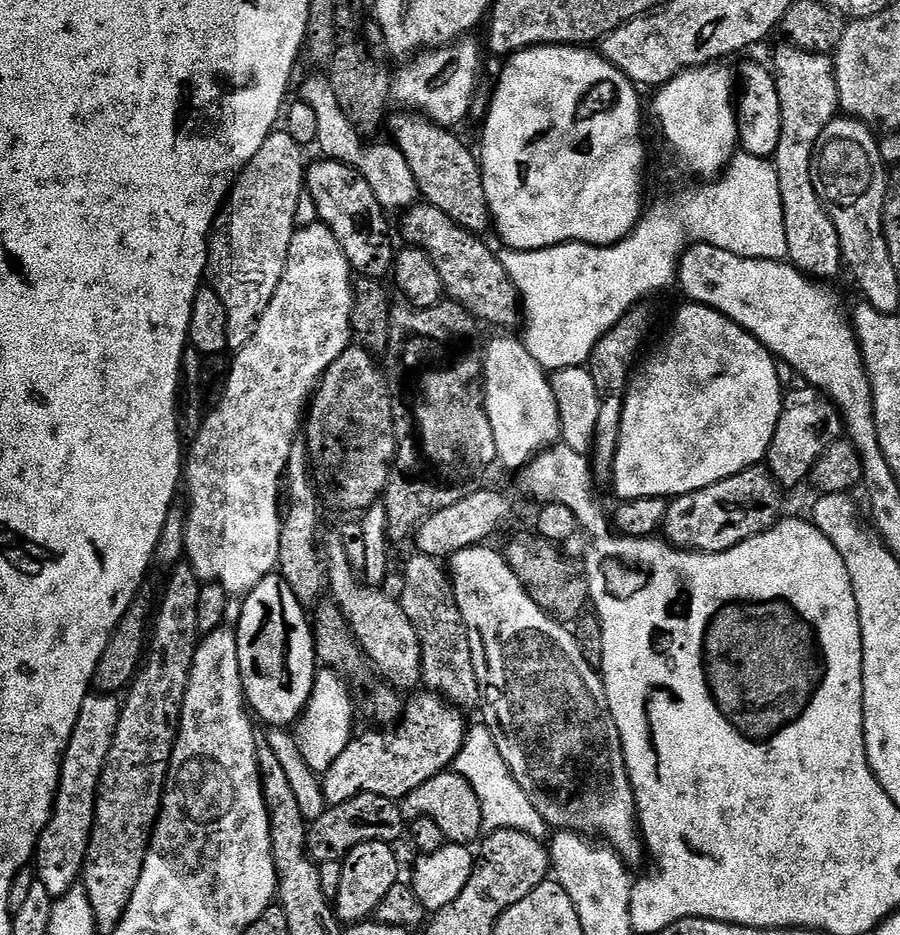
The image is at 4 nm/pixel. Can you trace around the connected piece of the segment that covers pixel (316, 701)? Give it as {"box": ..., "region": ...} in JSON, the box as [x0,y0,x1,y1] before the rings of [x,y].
{"box":[298,668,354,774],"region":[[[324,668],[317,673],[312,697],[298,724],[304,729],[298,734],[301,754],[315,774],[328,772],[353,737],[354,706],[348,688],[349,683],[334,670]]]}

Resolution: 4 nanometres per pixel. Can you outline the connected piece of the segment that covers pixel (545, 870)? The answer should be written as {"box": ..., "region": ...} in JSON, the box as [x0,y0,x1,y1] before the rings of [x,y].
{"box":[464,828,550,904],"region":[[[498,828],[489,836],[492,837],[479,845],[480,852],[478,848],[470,882],[464,887],[466,890],[478,890],[488,898],[512,898],[517,904],[549,879],[550,852],[544,840],[535,840],[530,834],[513,828]]]}

